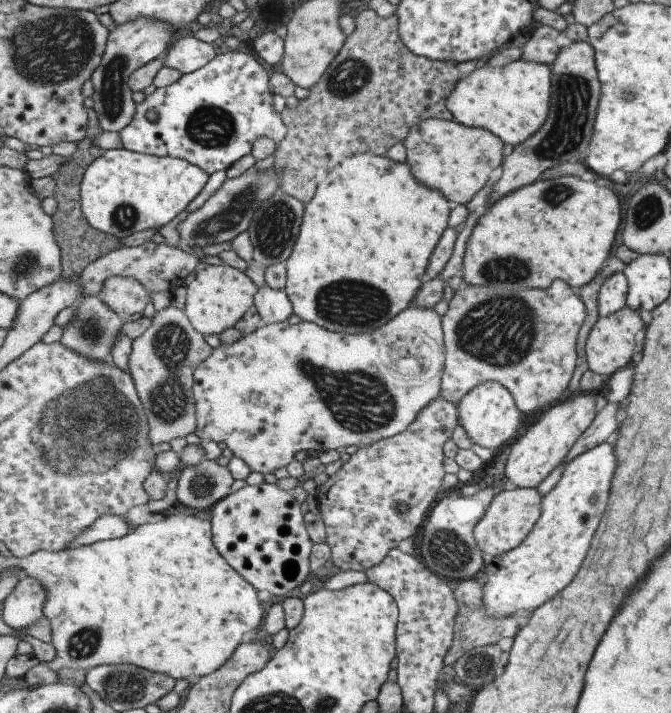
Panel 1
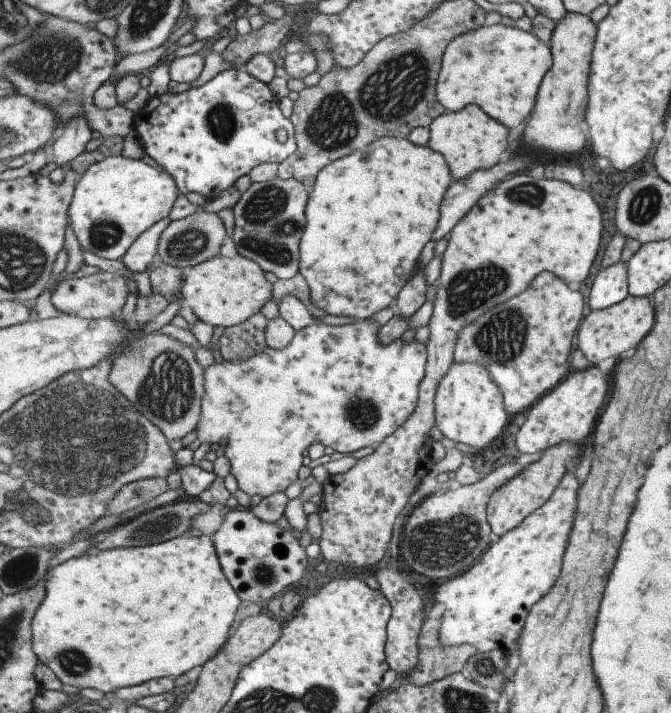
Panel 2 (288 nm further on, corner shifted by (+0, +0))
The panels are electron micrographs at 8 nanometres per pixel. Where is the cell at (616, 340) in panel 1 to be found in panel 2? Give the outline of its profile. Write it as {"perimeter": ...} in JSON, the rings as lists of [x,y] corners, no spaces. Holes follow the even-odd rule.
{"perimeter":[[[625,296],[625,300],[605,310],[591,310],[577,328],[575,346],[593,366],[605,358],[619,358],[623,354],[631,354],[643,342],[643,336],[651,330],[653,316],[655,316],[655,308],[649,296],[647,298]]]}

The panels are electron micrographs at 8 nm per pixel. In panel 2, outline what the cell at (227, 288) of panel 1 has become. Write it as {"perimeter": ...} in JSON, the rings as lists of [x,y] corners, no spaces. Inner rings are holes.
{"perimeter":[[[237,254],[235,258],[213,258],[203,264],[197,264],[189,278],[183,284],[183,300],[193,312],[199,316],[201,322],[209,324],[211,328],[223,326],[237,328],[245,324],[249,318],[261,314],[263,306],[271,300],[273,284],[265,278],[265,270],[259,262],[251,258],[243,258]]]}

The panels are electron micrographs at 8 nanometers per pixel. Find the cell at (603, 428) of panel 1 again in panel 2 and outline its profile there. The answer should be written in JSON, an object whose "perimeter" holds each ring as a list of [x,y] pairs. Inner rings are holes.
{"perimeter":[[[515,462],[505,464],[481,478],[479,482],[473,482],[471,486],[461,486],[457,490],[427,496],[417,508],[413,508],[407,522],[403,524],[403,532],[399,538],[399,556],[395,562],[397,572],[413,570],[431,580],[447,580],[455,574],[467,572],[473,564],[477,564],[483,552],[491,546],[487,502],[497,488],[523,472],[523,468],[527,466],[519,466]]]}

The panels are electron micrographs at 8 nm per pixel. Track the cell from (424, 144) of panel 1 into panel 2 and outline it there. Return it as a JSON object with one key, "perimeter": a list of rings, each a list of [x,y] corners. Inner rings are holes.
{"perimeter":[[[469,104],[467,108],[461,108],[459,112],[445,112],[443,116],[435,118],[433,124],[429,124],[429,148],[439,152],[451,170],[451,176],[455,180],[465,180],[471,176],[471,172],[487,170],[497,164],[501,154],[507,148],[507,130],[503,124],[487,116],[481,108],[475,104]]]}

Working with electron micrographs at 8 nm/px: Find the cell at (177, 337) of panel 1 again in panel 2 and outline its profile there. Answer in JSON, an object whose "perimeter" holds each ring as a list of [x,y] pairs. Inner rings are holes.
{"perimeter":[[[153,332],[133,342],[113,364],[111,382],[123,392],[153,424],[157,424],[169,440],[181,440],[201,424],[205,400],[205,374],[197,362],[193,348],[171,336]]]}

